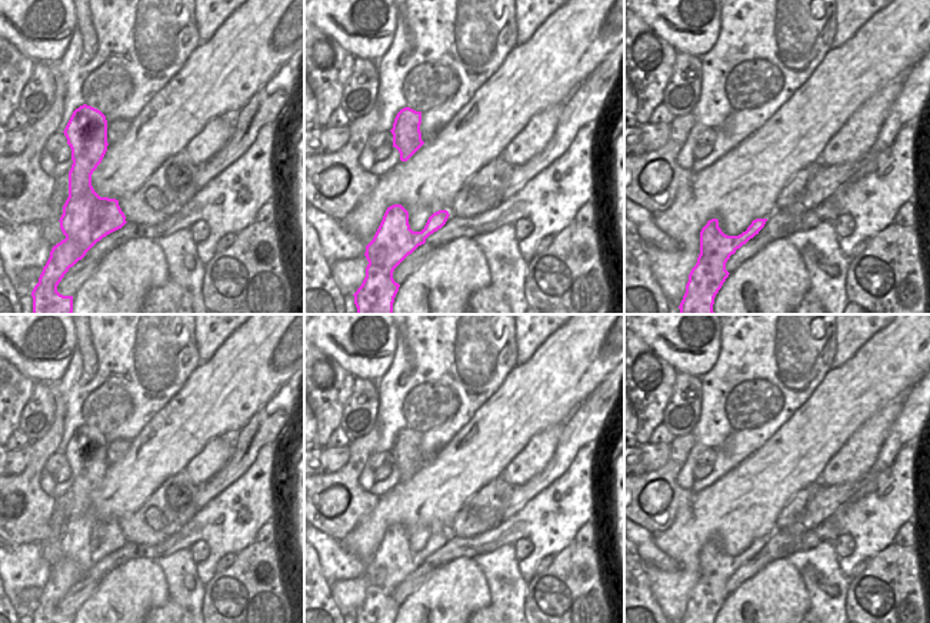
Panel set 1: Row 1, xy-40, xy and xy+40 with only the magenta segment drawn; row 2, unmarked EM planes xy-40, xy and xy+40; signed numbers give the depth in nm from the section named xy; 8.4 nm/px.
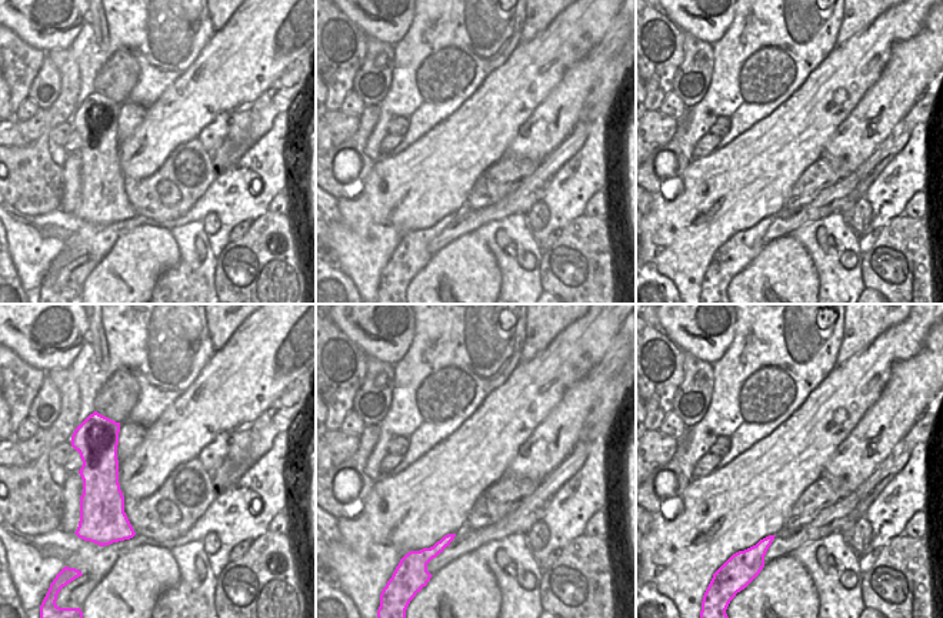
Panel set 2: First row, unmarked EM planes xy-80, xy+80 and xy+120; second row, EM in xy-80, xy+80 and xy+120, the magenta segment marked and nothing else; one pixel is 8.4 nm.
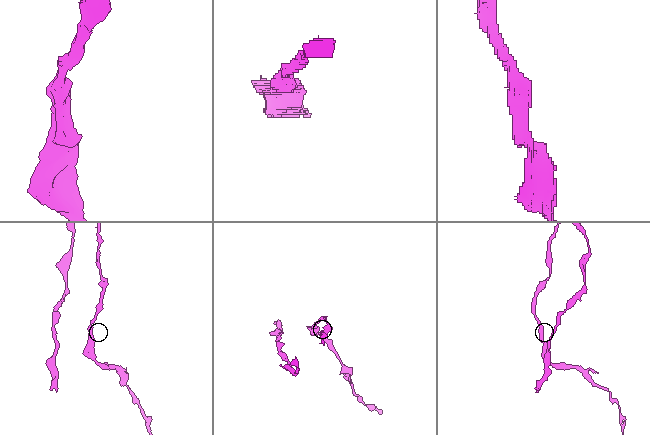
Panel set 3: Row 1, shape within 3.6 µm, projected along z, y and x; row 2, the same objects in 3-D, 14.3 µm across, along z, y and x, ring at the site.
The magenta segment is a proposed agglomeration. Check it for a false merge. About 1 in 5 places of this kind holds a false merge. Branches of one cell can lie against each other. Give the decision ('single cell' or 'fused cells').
single cell

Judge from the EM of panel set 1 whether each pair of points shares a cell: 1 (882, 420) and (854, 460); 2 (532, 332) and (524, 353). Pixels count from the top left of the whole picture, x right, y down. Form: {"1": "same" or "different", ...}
{"1": "same", "2": "same"}

